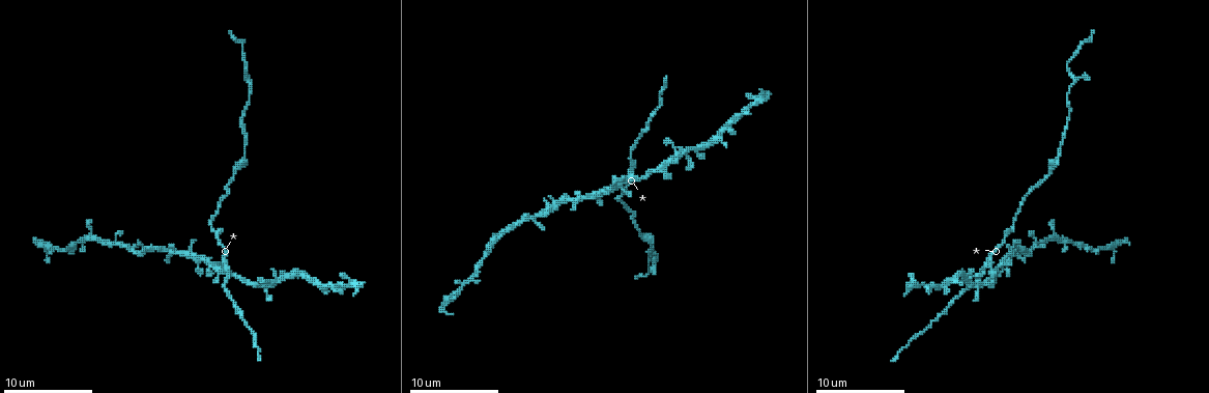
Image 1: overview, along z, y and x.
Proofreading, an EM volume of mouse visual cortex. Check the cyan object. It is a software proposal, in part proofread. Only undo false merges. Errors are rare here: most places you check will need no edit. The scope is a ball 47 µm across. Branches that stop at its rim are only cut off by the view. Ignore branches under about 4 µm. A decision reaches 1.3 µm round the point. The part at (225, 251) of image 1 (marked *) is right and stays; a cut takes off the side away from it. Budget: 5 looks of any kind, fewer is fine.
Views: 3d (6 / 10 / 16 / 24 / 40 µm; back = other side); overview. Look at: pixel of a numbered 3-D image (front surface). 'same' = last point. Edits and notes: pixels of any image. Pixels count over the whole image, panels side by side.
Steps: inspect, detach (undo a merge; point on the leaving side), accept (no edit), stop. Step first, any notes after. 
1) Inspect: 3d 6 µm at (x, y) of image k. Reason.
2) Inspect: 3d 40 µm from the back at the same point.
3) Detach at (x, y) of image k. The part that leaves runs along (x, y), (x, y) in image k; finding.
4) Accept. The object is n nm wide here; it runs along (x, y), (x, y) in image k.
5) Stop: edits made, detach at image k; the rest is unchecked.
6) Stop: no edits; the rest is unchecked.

Inspect: 3d 16 µm at (1070, 87) of image 1. Sudden change in width.

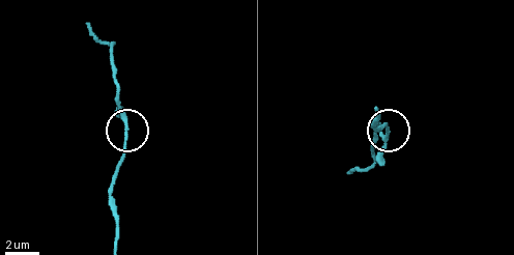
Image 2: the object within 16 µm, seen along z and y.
Inspect: 3d 16 µm from the back at (127, 129) of image 2. From behind.

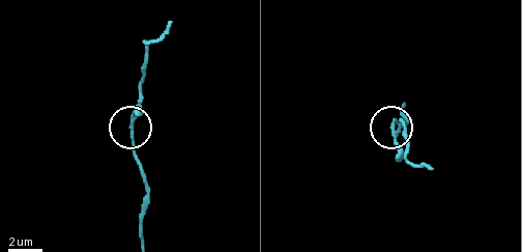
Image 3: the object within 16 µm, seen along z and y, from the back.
Accept. It runs along (142, 240), (146, 190), (131, 122), (142, 82) in image 3; one cell here.

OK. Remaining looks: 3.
Inspect: 3d 16 µm at (639, 234) of image 1. Calibre changes.

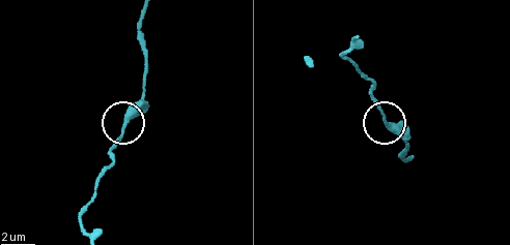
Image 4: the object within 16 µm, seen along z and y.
Accept. It runs along (90, 234), (83, 209), (110, 163), (124, 113), (143, 94) in image 4; continuous, no second cell.

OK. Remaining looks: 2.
Inspect: 3d 10 µm at (1013, 221) of image 1. Calibre changes.

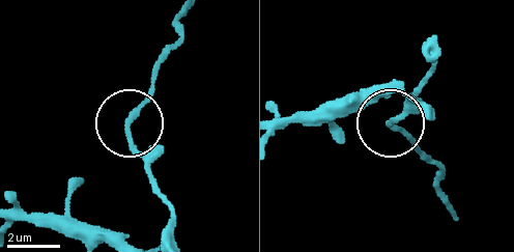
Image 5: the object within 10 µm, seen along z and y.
Accept. It runs along (432, 70), (392, 123), (423, 155) in image 5; all the same cell.

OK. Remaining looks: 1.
Stop: no edits; the rest is unchecked.

